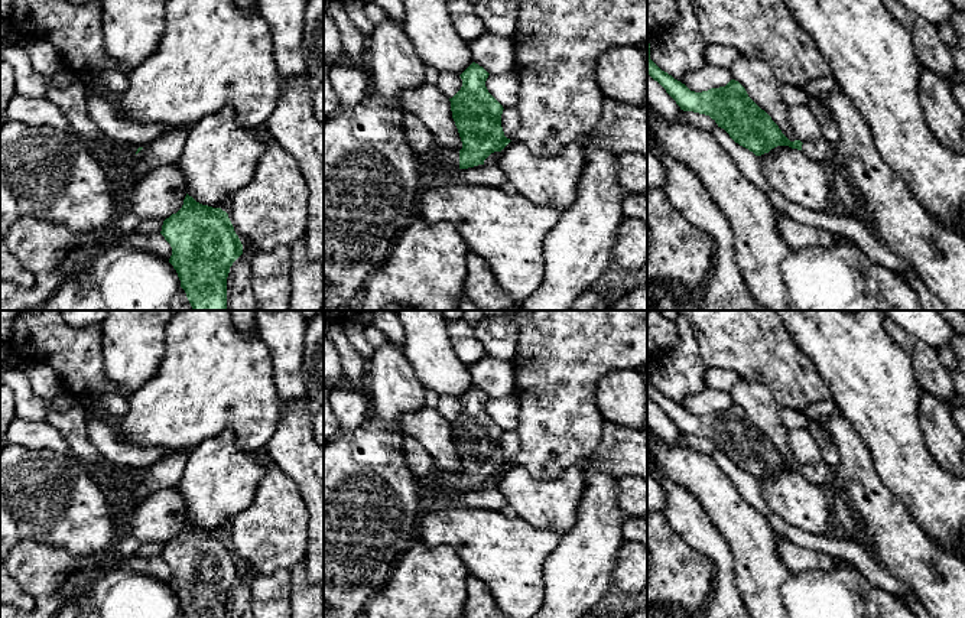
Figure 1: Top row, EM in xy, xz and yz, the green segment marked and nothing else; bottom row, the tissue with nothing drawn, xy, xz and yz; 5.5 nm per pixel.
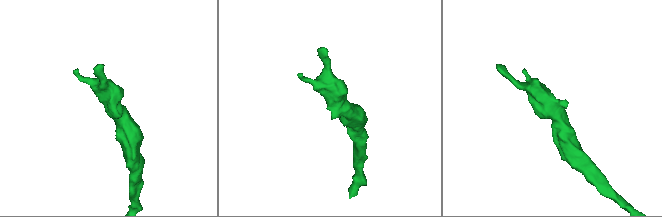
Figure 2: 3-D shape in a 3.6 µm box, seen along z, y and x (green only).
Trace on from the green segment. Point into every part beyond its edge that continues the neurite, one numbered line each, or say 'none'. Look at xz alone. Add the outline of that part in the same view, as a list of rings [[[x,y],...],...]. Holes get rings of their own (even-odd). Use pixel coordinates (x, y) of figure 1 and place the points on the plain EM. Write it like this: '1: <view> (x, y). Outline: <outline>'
1: xz (442, 482). Outline: [[[436,471],[430,481],[426,484],[426,488],[430,488],[436,494],[459,494],[459,476],[449,472]]]

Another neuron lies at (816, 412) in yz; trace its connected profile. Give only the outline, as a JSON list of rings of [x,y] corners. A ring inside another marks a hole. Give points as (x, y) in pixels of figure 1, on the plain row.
[[[829,397],[803,409],[803,414],[810,422],[822,422],[825,417],[834,414],[838,410],[836,401]]]

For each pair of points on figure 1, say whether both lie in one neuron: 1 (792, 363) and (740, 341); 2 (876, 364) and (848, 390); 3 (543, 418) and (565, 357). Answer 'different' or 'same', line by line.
1: same
2: same
3: same

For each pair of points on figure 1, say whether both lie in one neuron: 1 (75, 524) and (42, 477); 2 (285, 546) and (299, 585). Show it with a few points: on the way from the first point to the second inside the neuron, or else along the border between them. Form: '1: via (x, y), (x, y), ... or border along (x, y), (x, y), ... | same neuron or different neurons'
1: via (71, 513), (46, 488) | same neuron
2: border along (304, 562), (291, 571) | different neurons

